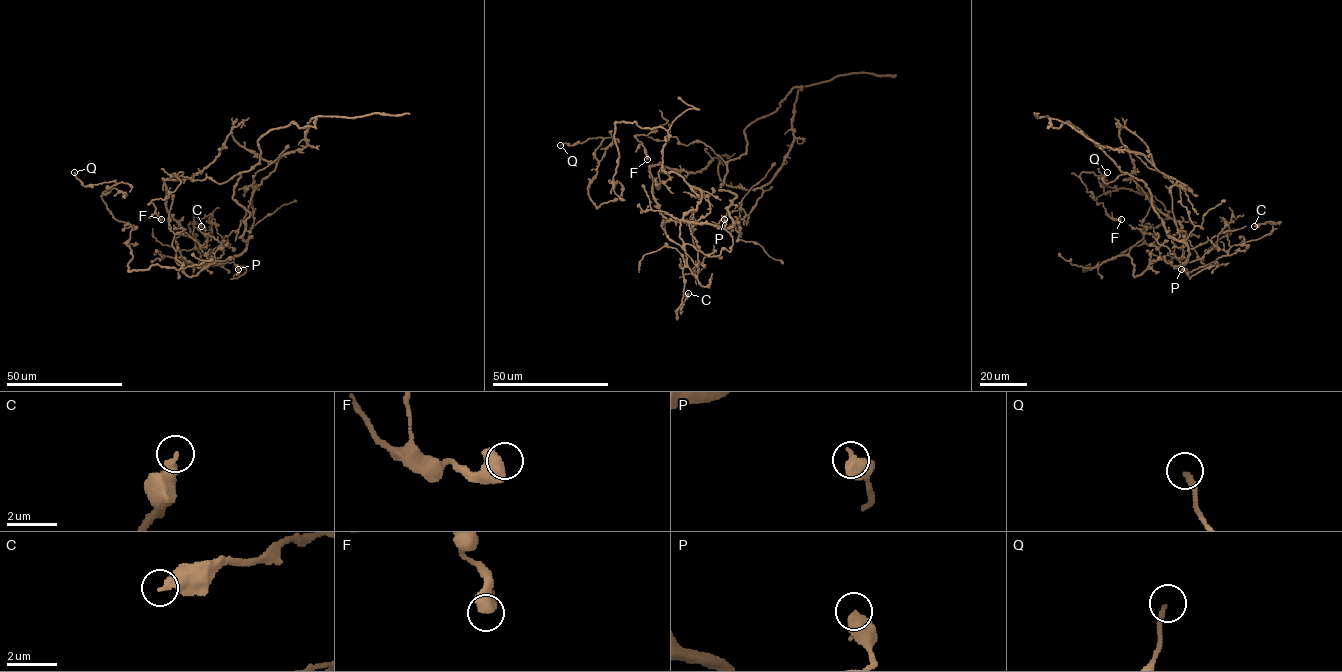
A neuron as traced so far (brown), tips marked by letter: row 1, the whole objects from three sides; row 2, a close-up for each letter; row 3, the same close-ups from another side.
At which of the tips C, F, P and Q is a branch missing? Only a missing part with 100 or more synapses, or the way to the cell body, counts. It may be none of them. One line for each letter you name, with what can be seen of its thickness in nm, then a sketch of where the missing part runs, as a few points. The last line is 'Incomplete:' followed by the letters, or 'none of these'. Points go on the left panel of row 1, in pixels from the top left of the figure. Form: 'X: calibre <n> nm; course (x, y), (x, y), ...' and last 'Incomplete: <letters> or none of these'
Incomplete: none of these

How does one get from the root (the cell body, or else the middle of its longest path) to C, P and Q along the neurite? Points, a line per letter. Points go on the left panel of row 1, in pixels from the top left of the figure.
C: (214, 260), (214, 258), (201, 266), (193, 264), (193, 272), (200, 254), (188, 225), (194, 221), (201, 226)
P: (214, 260), (193, 264), (193, 272), (233, 262), (246, 269), (237, 278), (238, 269)
Q: (214, 260), (190, 276), (176, 255), (178, 269), (130, 271), (136, 228), (101, 196), (116, 184), (74, 172)

